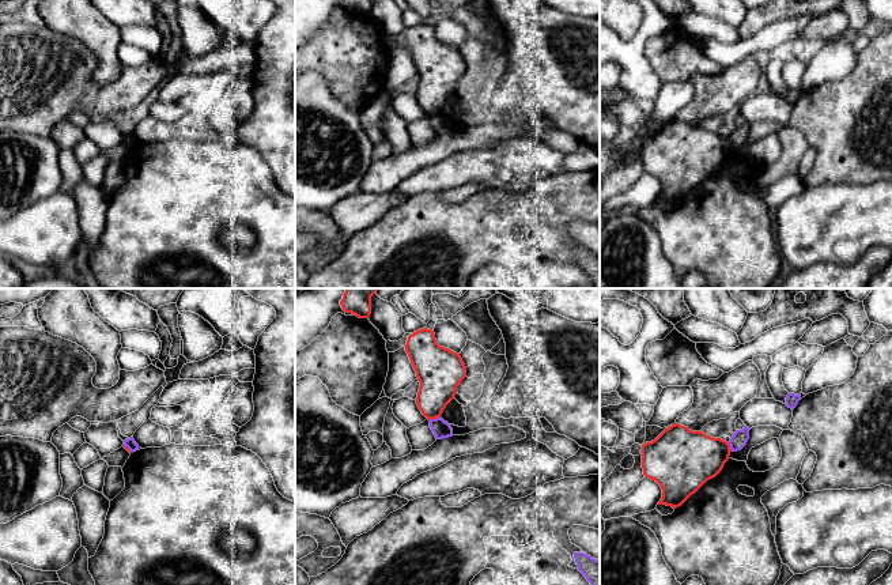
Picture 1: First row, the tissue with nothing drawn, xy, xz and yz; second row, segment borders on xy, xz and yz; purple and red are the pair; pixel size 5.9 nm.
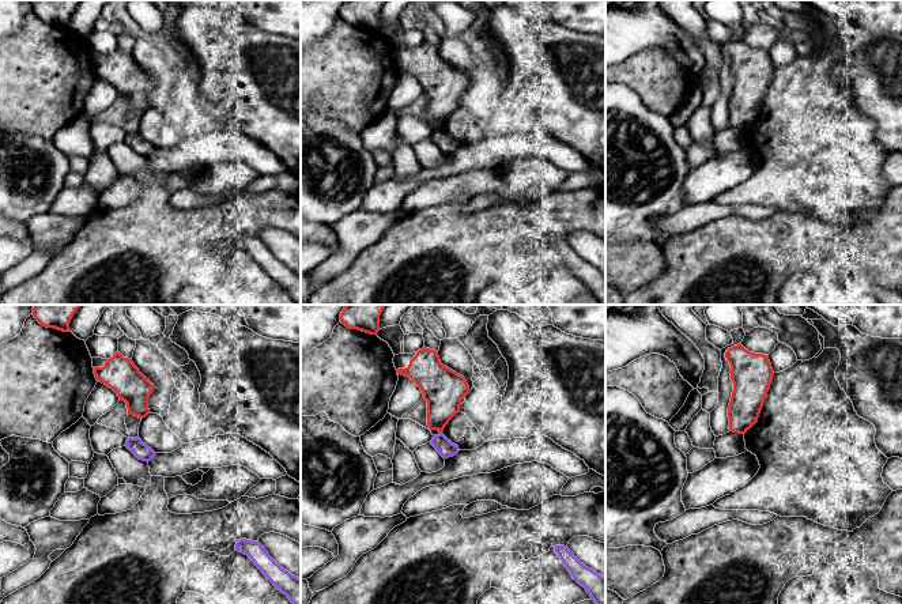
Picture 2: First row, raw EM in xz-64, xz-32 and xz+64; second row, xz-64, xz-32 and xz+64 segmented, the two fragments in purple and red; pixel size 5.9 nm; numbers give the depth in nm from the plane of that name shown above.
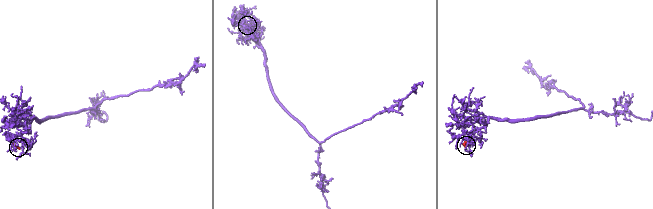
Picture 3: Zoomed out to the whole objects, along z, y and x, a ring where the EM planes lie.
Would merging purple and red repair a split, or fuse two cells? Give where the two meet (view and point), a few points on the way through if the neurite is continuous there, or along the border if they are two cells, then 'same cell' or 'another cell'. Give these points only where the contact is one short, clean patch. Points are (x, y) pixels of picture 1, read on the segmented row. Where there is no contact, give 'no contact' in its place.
xz (434, 419) | along xz (439, 416), (430, 421) | another cell

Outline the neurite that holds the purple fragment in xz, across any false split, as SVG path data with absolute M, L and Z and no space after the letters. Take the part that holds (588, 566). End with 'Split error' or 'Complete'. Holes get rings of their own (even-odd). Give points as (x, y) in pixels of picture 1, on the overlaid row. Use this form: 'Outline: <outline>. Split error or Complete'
Outline: M574 552L578 570L586 577L590 585L600 585L600 561L587 554Z. Complete

